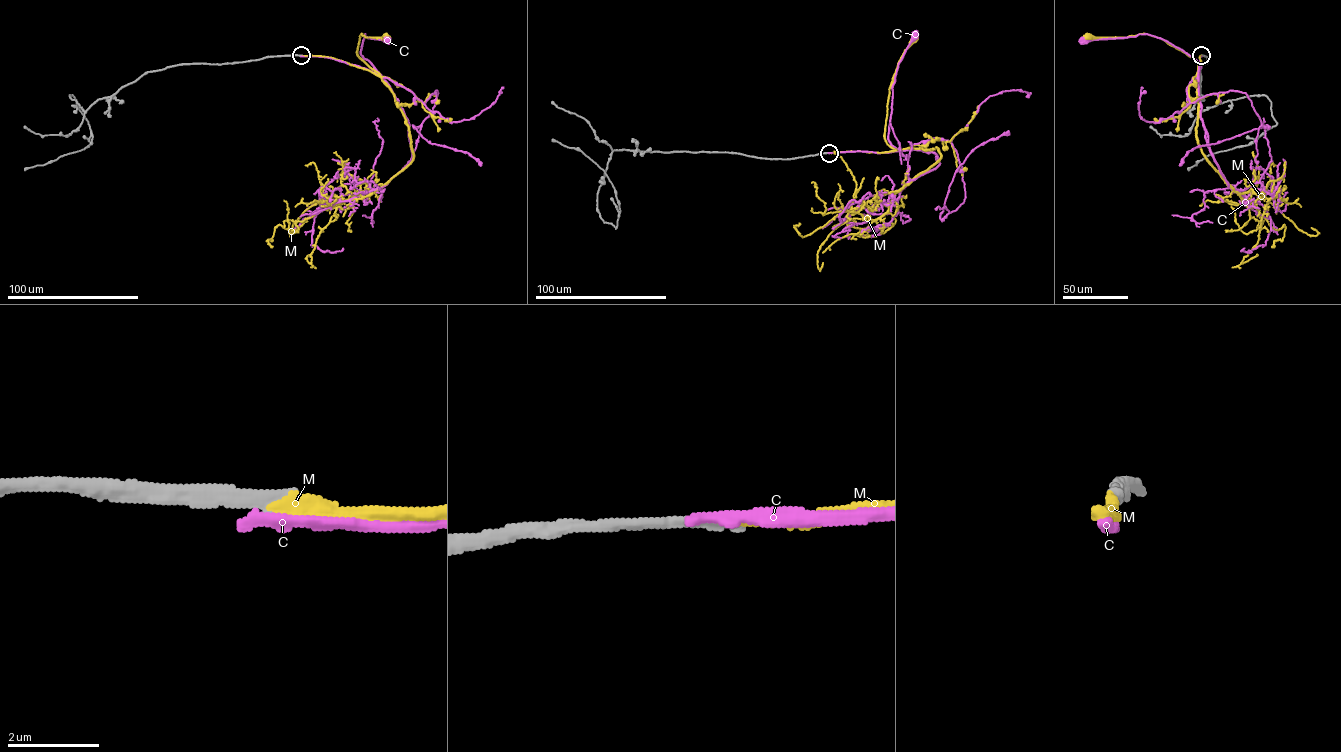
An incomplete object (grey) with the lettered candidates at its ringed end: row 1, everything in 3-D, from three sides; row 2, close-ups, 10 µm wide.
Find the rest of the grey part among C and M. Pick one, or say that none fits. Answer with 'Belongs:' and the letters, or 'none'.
Belongs: M

